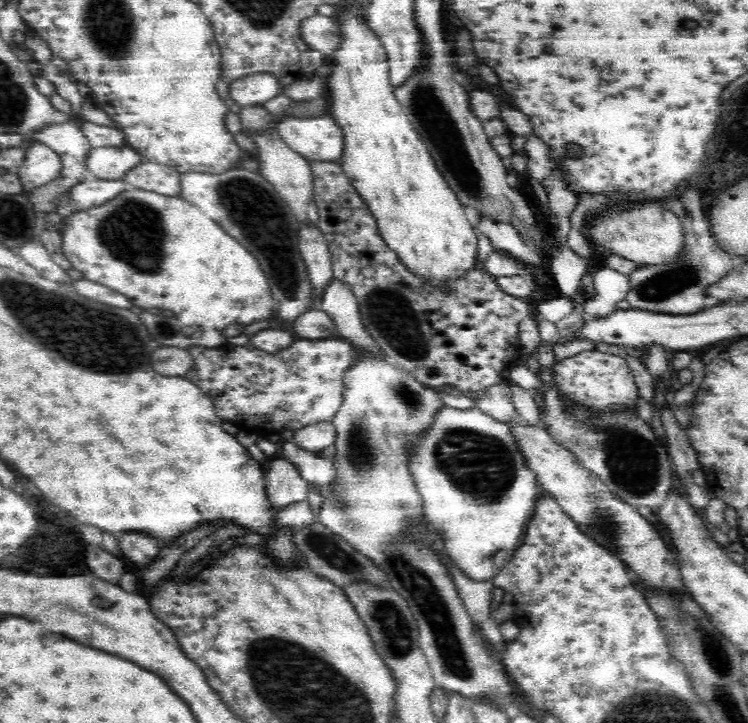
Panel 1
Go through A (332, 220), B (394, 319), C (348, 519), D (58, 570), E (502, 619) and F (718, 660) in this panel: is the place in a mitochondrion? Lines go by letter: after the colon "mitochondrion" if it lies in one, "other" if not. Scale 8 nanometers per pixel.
A: other
B: mitochondrion
C: mitochondrion
D: other
E: other
F: mitochondrion

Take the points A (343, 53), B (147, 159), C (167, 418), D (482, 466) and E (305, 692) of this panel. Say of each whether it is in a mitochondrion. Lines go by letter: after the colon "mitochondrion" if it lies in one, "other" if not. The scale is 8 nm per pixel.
A: other
B: other
C: other
D: mitochondrion
E: mitochondrion

